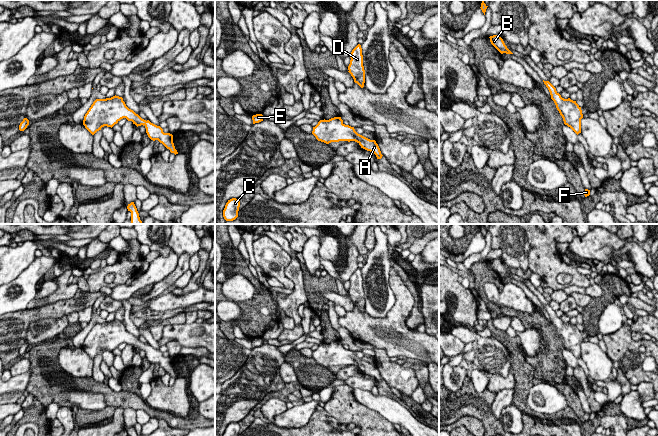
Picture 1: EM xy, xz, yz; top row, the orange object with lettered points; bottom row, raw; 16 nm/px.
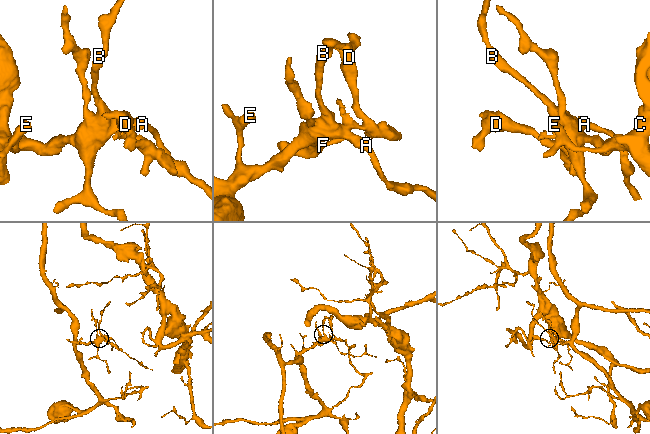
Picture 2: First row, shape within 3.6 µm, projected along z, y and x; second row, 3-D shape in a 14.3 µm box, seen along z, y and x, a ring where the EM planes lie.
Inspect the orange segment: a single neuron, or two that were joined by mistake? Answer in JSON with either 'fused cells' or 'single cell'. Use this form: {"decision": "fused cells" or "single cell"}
{"decision": "single cell"}

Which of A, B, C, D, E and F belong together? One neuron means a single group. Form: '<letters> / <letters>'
A B C D E F

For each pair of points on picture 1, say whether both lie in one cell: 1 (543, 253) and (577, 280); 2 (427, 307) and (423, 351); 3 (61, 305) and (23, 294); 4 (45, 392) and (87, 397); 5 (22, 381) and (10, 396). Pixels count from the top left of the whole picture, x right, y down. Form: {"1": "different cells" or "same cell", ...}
{"1": "same cell", "2": "different cells", "3": "different cells", "4": "different cells", "5": "same cell"}

